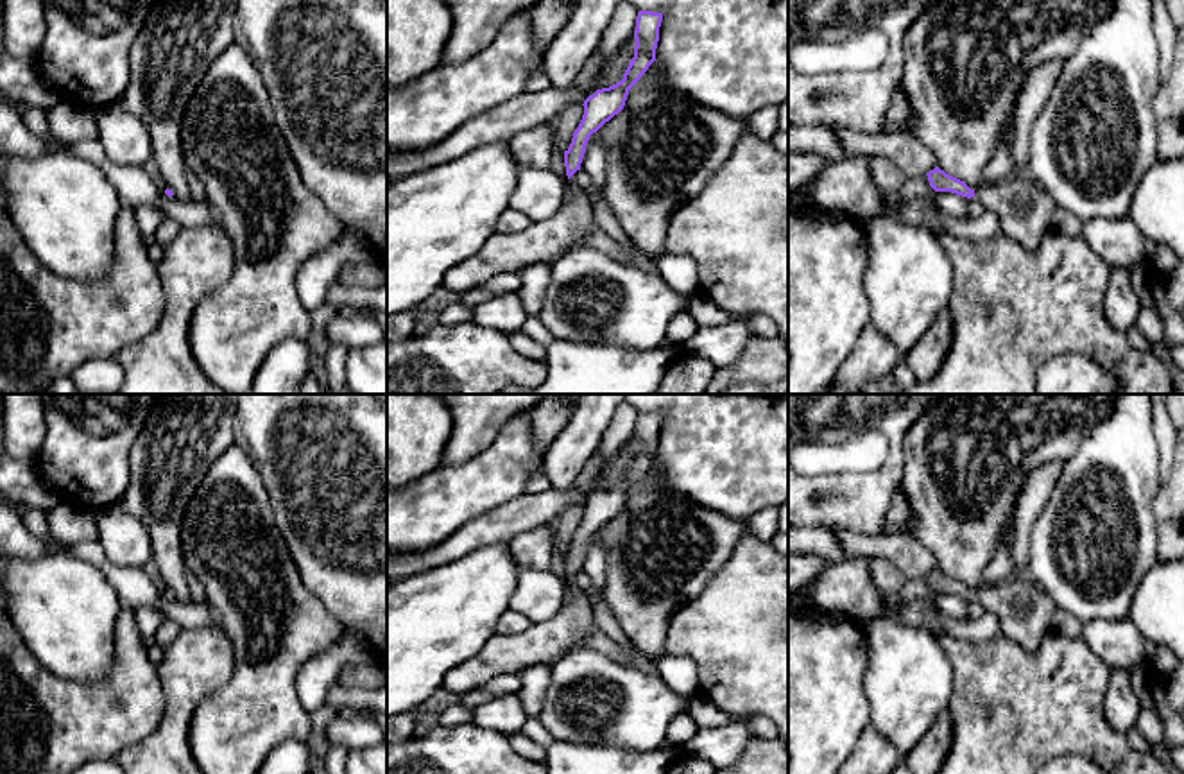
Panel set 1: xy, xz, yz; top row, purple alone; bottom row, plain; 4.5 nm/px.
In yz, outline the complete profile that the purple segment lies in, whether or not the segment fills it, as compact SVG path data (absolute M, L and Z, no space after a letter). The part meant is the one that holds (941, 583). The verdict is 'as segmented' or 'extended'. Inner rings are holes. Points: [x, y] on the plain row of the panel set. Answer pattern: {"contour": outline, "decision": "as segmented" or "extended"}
{"contour": "M939 568L926 577L935 593L951 593L980 602L985 611L998 616L1001 634L1030 654L1053 631L1057 606L1026 573L1014 573L992 584L982 582L974 591Z", "decision": "extended"}

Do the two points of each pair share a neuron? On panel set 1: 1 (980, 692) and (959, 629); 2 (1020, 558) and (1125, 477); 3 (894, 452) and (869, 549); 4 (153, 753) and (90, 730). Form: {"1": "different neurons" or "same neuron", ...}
{"1": "different neurons", "2": "different neurons", "3": "different neurons", "4": "different neurons"}

